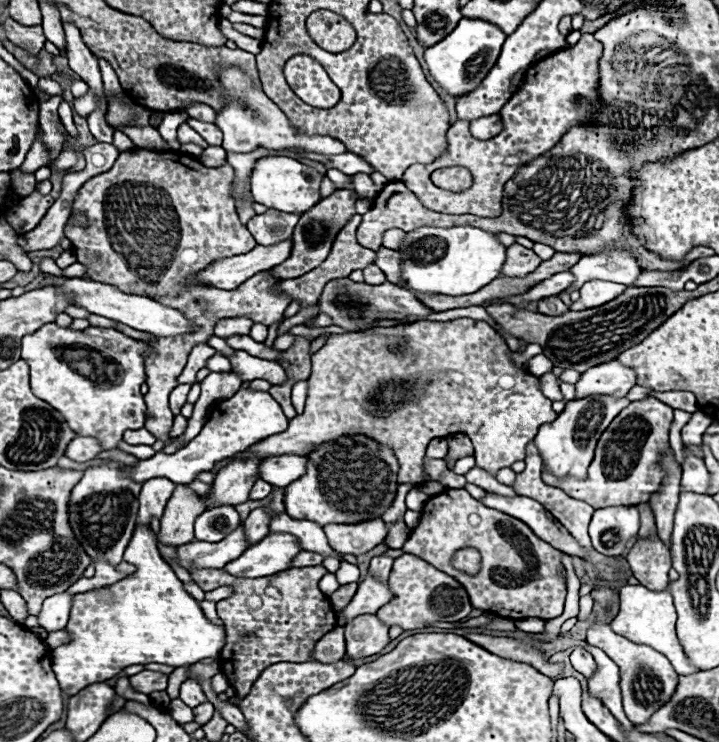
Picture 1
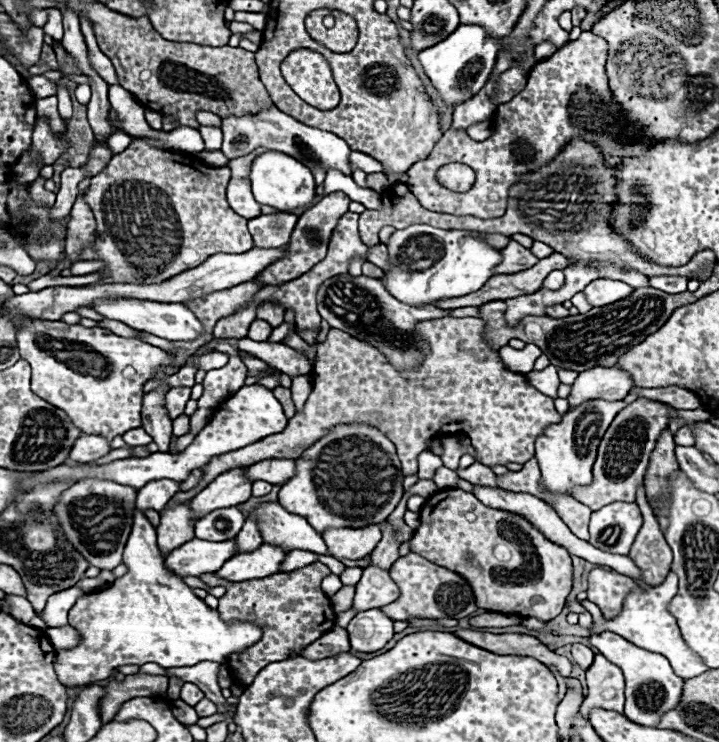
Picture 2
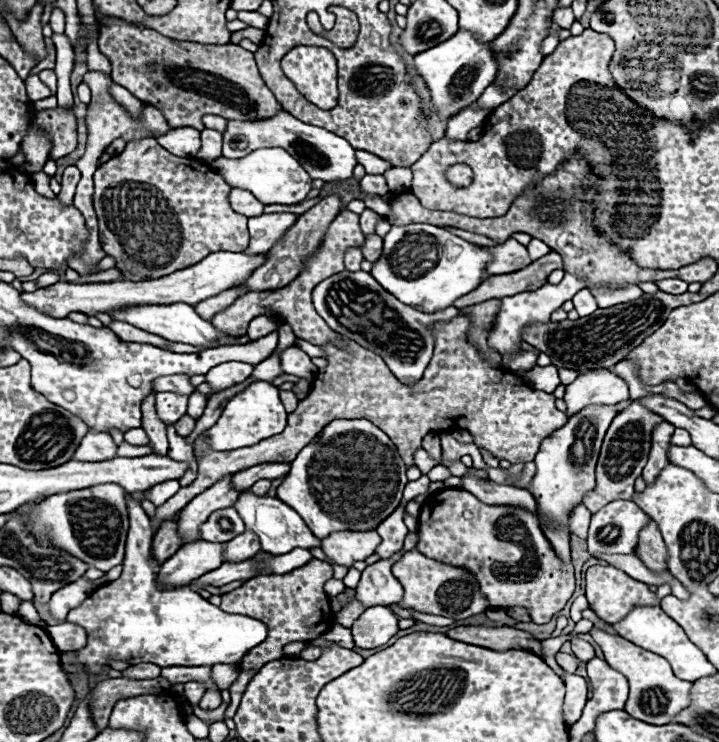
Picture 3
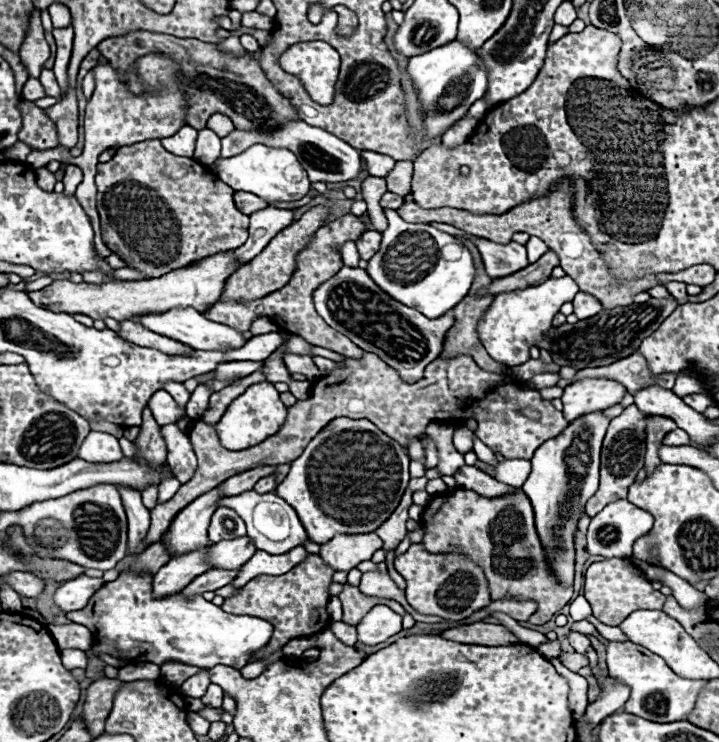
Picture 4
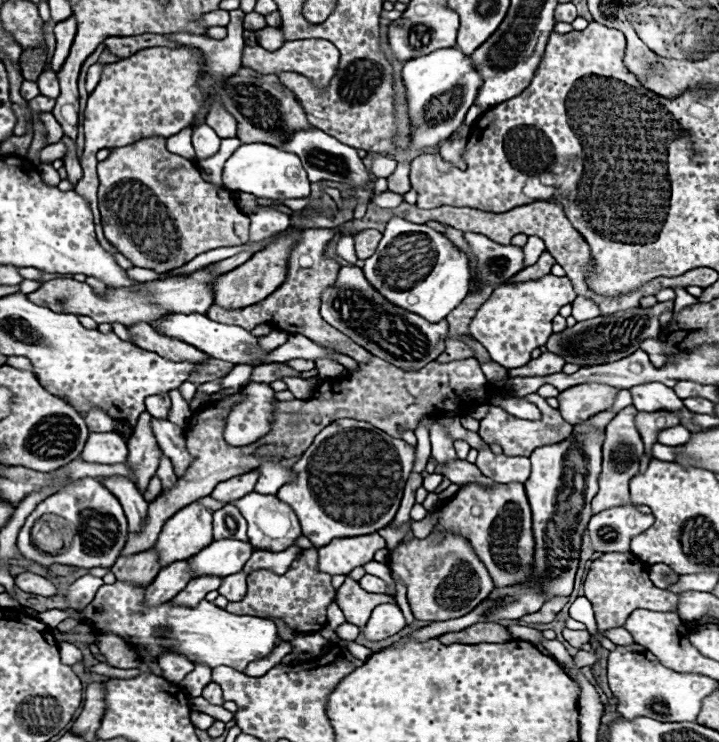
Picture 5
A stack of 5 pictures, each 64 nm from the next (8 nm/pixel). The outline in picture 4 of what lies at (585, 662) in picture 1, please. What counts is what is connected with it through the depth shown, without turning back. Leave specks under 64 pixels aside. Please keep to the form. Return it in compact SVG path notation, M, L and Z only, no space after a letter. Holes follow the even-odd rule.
M570 632L570 634L568 634L568 640L570 640L572 648L574 648L576 652L580 652L580 654L586 654L588 648L590 648L590 640L588 640L584 634L580 634L580 632Z

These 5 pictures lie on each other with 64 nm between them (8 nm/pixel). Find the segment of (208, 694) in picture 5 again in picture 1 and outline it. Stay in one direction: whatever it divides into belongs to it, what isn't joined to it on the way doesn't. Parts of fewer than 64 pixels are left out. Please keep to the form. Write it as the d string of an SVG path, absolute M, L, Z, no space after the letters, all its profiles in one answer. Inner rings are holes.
M204 702L204 704L196 706L192 712L194 712L194 722L206 724L212 718L212 714L214 714L214 706L210 702Z

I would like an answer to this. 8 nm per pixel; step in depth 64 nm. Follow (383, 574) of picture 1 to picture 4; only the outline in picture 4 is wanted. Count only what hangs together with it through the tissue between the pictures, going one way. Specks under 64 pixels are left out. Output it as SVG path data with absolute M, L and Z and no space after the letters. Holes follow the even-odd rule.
M406 492L400 506L394 510L394 514L390 514L390 518L376 530L376 534L384 540L384 554L388 554L390 550L394 550L406 536L406 520L408 520L408 508L412 504L412 492Z

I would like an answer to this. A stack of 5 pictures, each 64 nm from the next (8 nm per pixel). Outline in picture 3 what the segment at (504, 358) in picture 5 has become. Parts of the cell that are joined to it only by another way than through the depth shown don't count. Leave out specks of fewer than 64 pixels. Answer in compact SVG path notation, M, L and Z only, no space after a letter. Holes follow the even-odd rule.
M564 274L564 280L556 286L554 284L544 284L542 288L538 288L534 292L520 292L516 296L502 298L502 308L500 308L500 312L496 316L496 324L492 326L490 336L488 336L488 346L498 350L500 354L504 354L504 352L522 352L518 348L518 342L522 342L522 338L520 338L522 328L530 322L550 322L550 314L556 308L560 308L566 300L572 300L572 296L576 292L580 292L584 286L586 286L586 282L580 276Z

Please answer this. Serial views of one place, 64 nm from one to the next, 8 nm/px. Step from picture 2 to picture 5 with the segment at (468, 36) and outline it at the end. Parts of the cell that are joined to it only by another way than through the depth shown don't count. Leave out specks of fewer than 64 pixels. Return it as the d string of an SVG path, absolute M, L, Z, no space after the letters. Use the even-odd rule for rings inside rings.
M456 46L408 60L402 68L402 80L406 84L410 120L414 126L410 148L428 148L446 140L464 122L482 86L482 76L474 70L470 56L462 54Z

